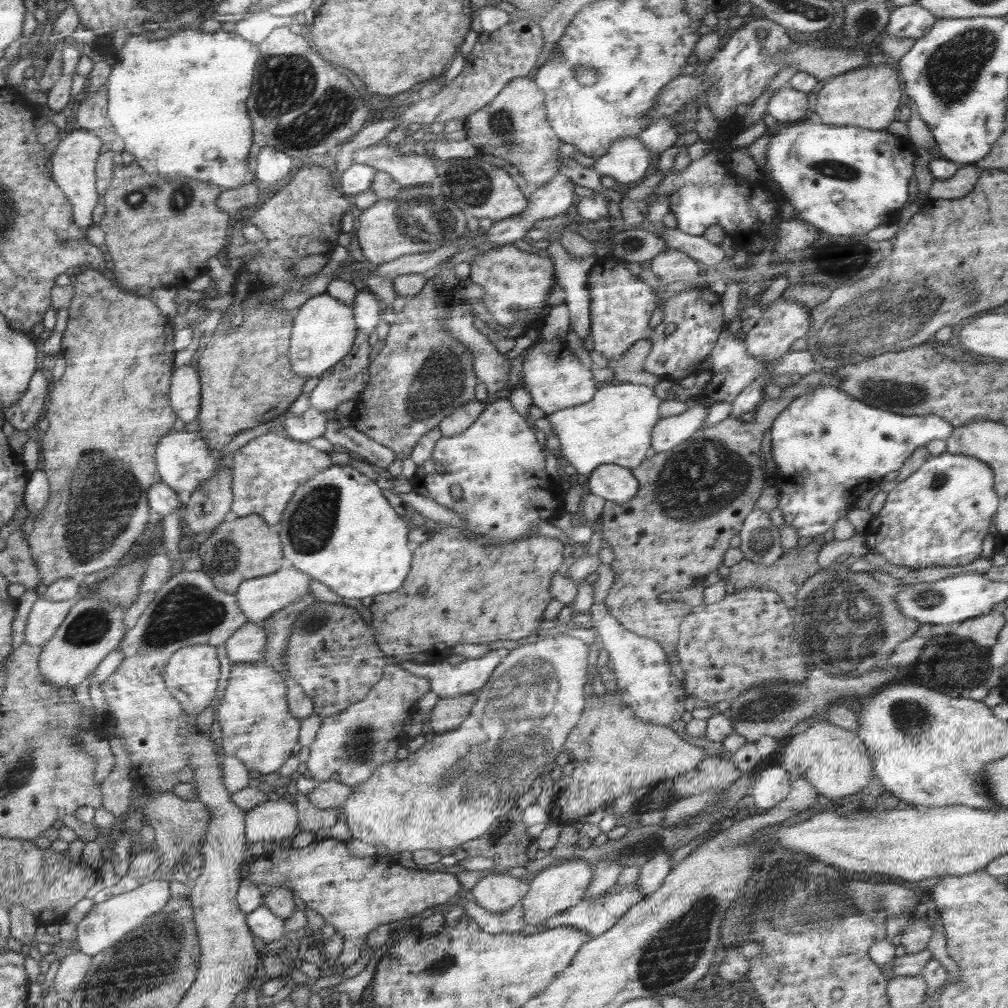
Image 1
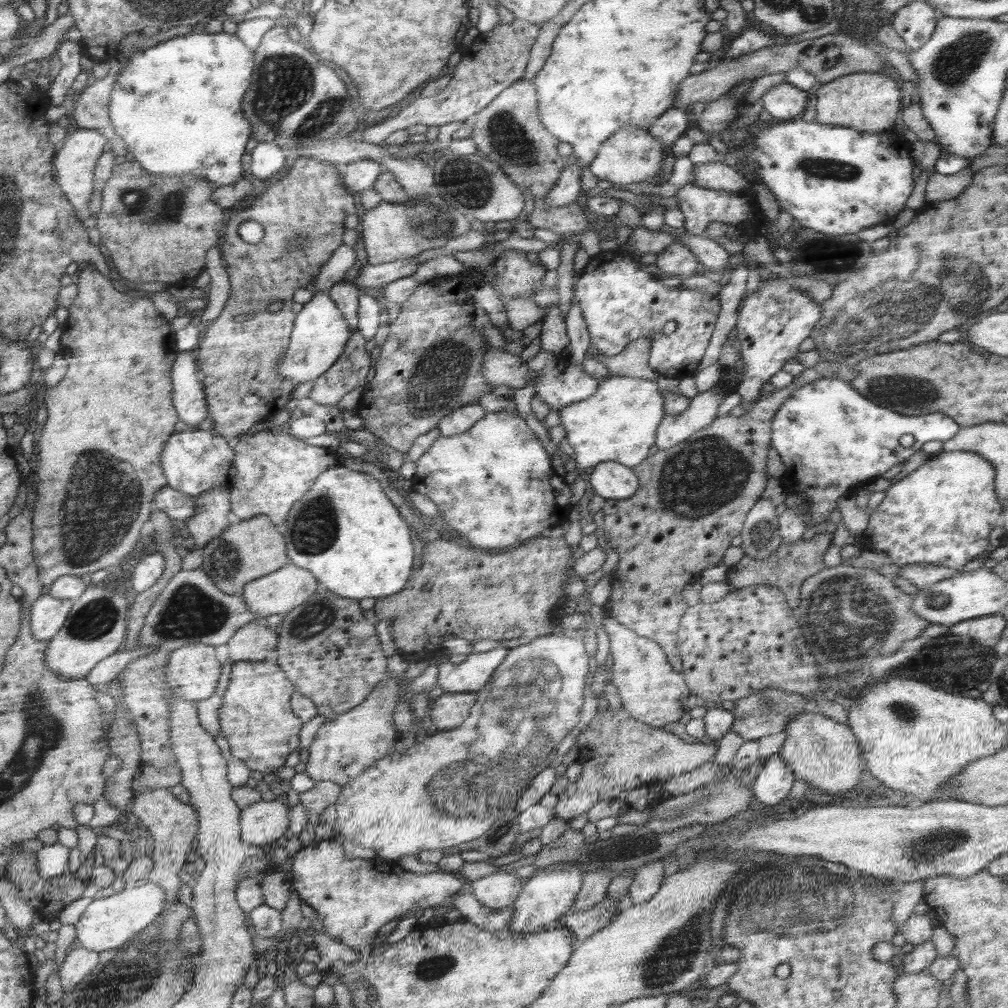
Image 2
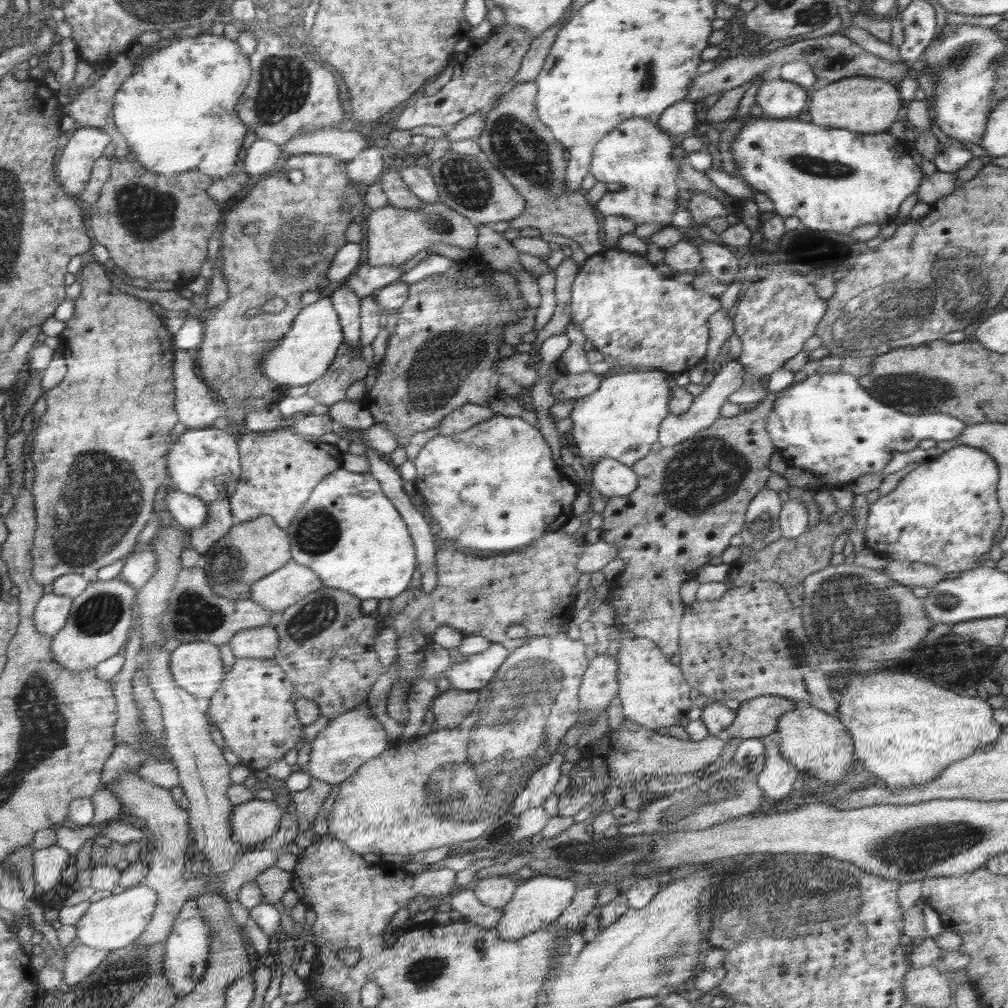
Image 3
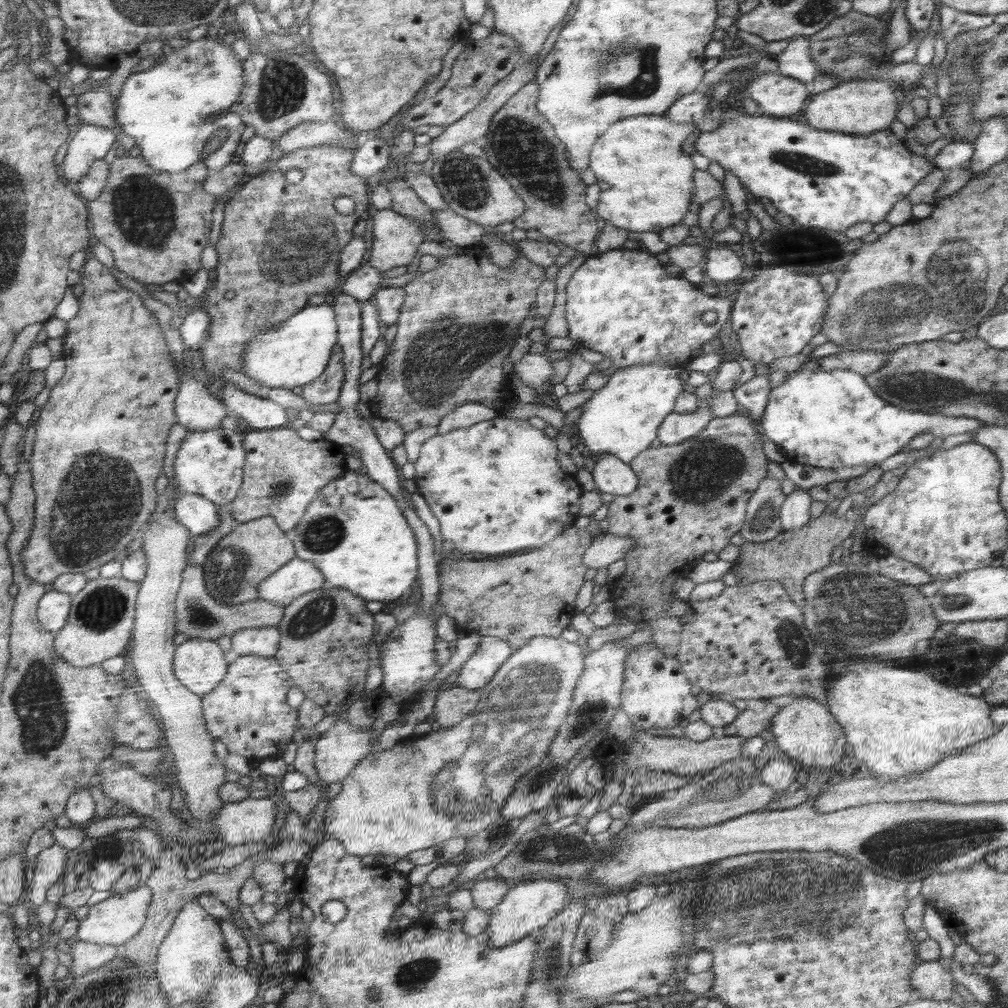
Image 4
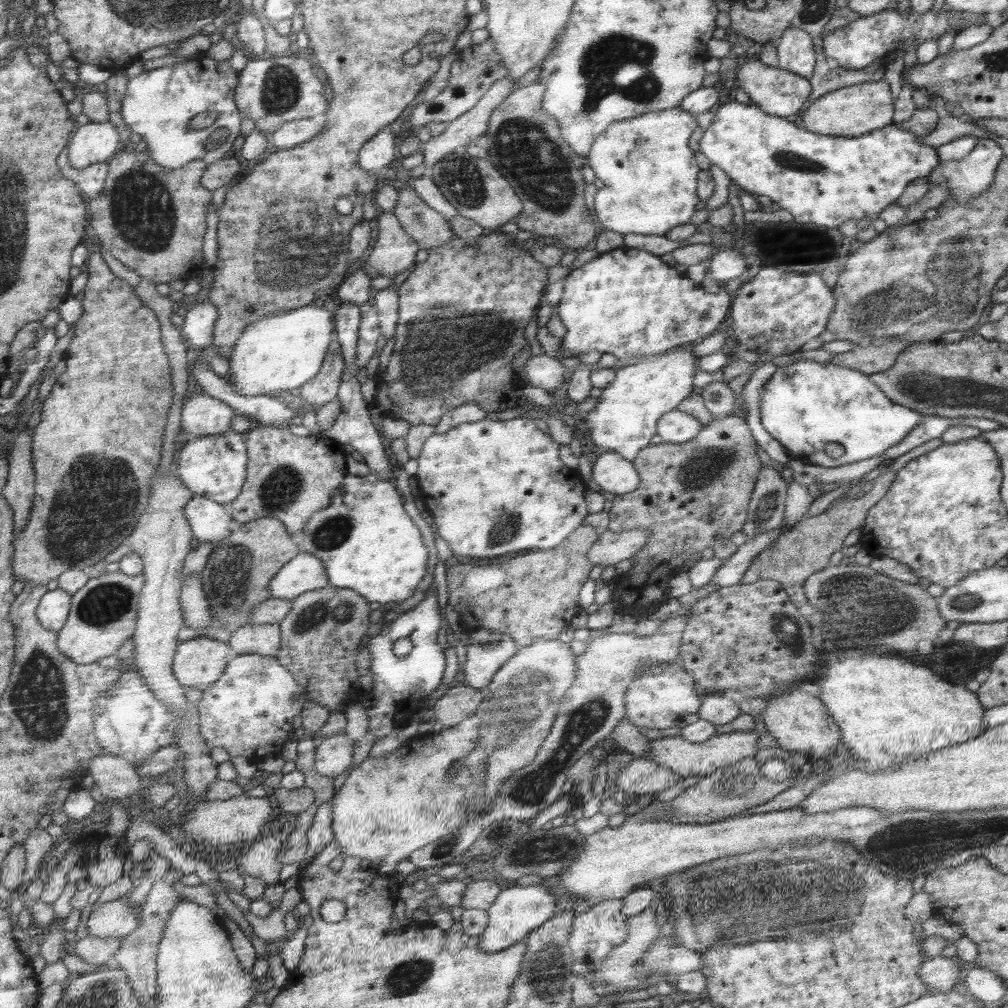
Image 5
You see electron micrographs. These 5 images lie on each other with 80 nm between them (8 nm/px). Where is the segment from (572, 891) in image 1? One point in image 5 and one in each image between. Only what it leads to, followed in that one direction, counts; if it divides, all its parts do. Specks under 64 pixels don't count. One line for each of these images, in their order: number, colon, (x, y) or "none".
2: (546, 896)
3: (538, 901)
4: (529, 905)
5: (518, 910)

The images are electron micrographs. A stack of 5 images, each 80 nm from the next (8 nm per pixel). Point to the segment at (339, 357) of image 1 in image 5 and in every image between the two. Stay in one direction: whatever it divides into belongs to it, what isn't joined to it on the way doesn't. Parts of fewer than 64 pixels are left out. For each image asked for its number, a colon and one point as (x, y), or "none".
2: (321, 331)
3: (304, 354)
4: (292, 354)
5: (283, 351)

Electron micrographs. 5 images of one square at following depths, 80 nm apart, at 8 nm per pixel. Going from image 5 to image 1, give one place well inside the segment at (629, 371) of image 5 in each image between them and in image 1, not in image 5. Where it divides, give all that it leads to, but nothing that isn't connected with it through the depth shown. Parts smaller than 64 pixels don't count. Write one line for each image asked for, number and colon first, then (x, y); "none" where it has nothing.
1: (616, 426)
2: (619, 423)
3: (621, 420)
4: (624, 418)

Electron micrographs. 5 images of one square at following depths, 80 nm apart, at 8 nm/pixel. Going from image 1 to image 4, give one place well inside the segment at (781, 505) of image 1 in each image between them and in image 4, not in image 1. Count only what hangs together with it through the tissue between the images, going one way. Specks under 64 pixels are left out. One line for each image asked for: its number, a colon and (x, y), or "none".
2: (832, 440)
3: (829, 425)
4: (830, 419)

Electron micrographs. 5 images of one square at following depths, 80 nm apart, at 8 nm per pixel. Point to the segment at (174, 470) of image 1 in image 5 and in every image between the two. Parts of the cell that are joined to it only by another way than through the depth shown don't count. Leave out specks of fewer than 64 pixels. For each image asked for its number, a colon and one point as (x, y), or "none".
2: (194, 461)
3: (205, 463)
4: (210, 464)
5: (214, 466)

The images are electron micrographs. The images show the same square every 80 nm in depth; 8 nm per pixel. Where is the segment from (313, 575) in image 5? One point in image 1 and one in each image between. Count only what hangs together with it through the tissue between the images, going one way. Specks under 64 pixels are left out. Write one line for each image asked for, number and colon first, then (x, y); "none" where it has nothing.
1: (259, 598)
2: (276, 593)
3: (280, 590)
4: (298, 577)

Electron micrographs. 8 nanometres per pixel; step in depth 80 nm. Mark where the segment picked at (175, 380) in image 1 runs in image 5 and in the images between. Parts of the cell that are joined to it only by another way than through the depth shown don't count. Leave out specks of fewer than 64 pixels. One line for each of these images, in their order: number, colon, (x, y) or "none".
2: (190, 396)
3: (194, 403)
4: (197, 410)
5: (202, 415)

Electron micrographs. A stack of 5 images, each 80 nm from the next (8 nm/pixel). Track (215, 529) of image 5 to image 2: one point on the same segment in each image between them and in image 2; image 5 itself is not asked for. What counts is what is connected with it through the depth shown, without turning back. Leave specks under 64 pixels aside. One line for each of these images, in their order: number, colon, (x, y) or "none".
2: (175, 504)
3: (191, 512)
4: (199, 515)

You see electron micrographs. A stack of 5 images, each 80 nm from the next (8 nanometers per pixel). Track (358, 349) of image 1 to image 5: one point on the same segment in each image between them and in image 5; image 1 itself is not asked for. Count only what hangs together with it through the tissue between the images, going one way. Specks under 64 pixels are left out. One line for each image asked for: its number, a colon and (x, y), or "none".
2: (350, 372)
3: (349, 367)
4: (327, 388)
5: (323, 388)

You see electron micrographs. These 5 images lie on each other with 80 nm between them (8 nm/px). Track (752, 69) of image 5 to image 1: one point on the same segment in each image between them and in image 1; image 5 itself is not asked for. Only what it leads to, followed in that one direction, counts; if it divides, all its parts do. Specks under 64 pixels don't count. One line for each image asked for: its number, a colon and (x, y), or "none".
1: (788, 105)
2: (784, 101)
3: (779, 98)
4: (776, 95)

